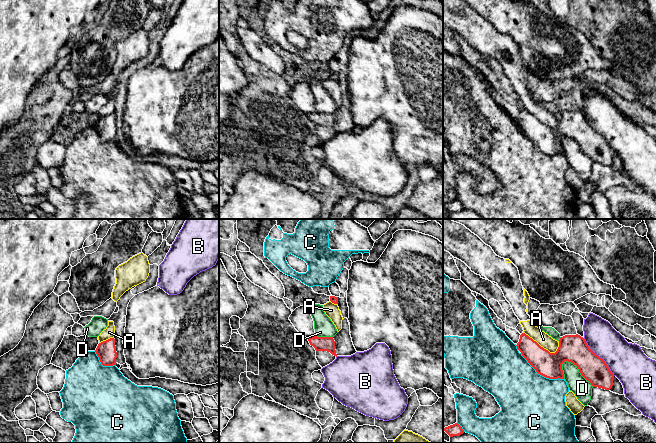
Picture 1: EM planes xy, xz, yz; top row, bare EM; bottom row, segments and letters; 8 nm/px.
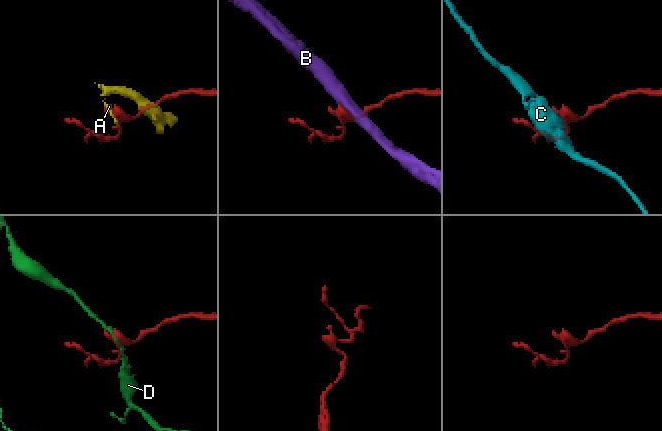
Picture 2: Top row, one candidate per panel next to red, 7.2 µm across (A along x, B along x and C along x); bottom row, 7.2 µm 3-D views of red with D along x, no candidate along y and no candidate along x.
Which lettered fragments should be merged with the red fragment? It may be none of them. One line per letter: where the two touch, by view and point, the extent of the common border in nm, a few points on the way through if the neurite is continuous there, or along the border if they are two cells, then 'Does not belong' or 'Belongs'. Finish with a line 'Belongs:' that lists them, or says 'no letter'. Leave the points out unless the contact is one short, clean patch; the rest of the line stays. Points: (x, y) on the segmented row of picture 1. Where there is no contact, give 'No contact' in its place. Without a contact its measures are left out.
A: Touches red at yz (542, 347). Shared border 320 nm. Does not belong
B: Touches red at yz (598, 356). Shared border 400 nm. Does not belong
C: Touches red at yz (541, 374). Shared border 400 nm. Does not belong
D: Touches red at yz (578, 368). Shared border 320 nm. Does not belong
Belongs: no letter

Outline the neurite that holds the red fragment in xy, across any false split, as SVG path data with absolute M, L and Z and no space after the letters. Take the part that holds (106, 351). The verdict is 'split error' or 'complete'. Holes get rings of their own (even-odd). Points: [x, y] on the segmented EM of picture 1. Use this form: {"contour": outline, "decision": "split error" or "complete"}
{"contour": "M114 338L99 343L95 352L103 366L116 365L117 352Z", "decision": "complete"}

